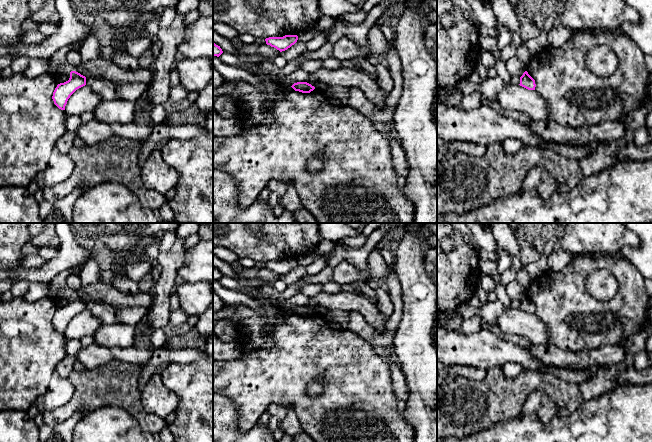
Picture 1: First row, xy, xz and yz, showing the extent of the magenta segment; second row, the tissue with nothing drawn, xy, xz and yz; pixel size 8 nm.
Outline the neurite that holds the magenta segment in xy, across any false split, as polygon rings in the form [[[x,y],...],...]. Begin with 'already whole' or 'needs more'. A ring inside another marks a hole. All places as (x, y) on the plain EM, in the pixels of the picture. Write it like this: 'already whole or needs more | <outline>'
already whole | [[[76,295],[70,296],[70,302],[64,307],[57,309],[53,316],[54,328],[61,334],[65,334],[70,320],[79,312],[86,309],[86,301]]]

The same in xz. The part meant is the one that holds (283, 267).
already whole | [[[285,259],[283,261],[269,261],[265,263],[267,269],[276,272],[280,276],[290,272],[297,264],[297,259]]]

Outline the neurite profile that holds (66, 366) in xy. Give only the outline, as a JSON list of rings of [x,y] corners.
[[[66,355],[63,360],[57,365],[56,371],[64,378],[68,378],[74,370],[76,357]]]

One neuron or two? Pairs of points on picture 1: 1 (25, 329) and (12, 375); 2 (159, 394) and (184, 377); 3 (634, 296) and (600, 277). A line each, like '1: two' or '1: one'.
1: one
2: two
3: two

